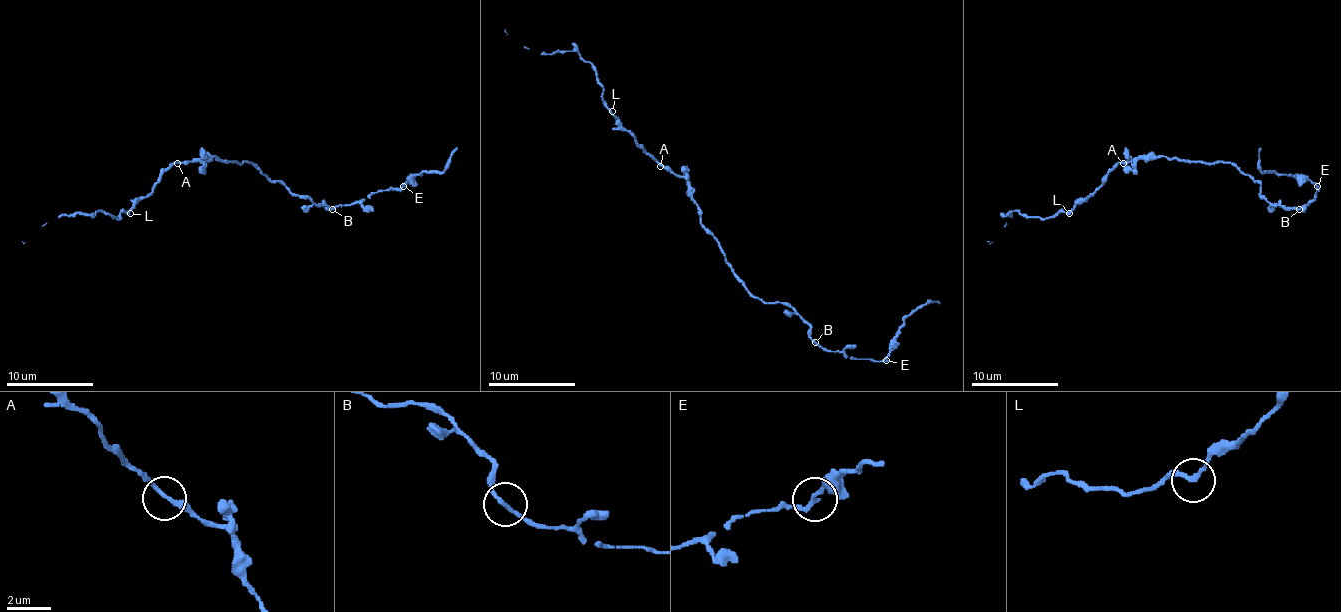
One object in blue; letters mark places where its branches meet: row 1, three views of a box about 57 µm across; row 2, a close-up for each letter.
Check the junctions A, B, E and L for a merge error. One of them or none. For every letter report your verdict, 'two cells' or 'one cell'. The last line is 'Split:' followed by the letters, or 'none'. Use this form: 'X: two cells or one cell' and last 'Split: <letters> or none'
A: one cell
B: one cell
E: two cells
L: one cell
Split: E

